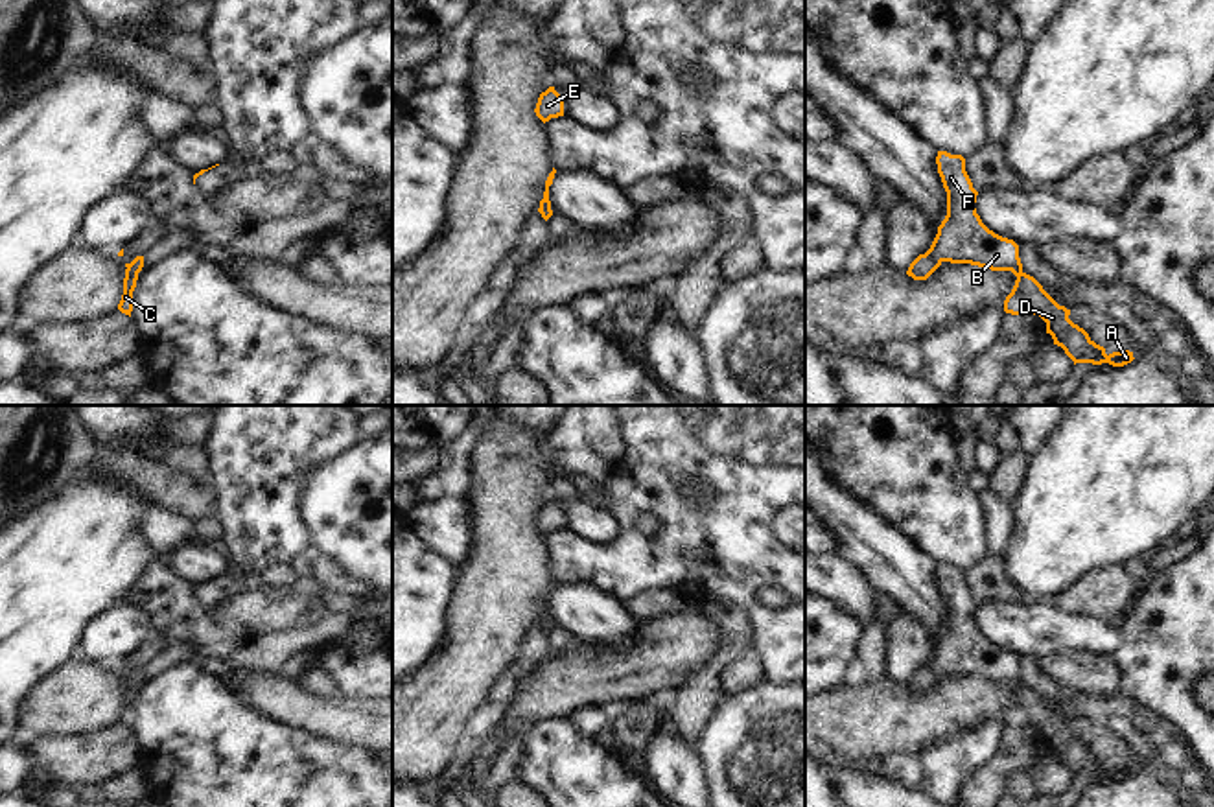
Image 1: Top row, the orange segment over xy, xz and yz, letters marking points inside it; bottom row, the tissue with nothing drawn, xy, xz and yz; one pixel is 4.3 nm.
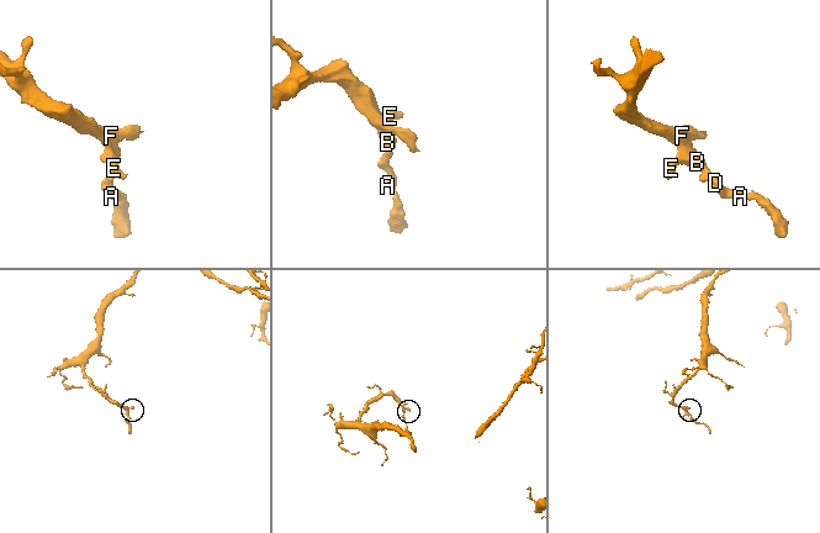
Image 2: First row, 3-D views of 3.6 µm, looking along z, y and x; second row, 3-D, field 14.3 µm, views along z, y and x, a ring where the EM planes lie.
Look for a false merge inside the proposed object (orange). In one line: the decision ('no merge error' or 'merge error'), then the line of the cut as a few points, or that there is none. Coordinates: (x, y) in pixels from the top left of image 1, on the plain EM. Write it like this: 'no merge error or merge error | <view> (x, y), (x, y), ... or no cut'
no merge error | no cut

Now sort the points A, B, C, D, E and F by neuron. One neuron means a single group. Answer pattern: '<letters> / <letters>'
A B C D E F

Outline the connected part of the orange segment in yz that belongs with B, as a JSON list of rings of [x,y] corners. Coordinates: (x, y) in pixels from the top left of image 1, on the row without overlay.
[[[938,564],[938,586],[947,604],[947,628],[925,667],[919,667],[906,687],[914,693],[927,693],[943,674],[971,676],[991,684],[1011,684],[1017,693],[1004,713],[1004,724],[1011,728],[1033,726],[1046,735],[1046,746],[1054,757],[1076,776],[1124,779],[1131,776],[1133,765],[1105,766],[1089,746],[1074,737],[1070,722],[1059,719],[1043,698],[1022,684],[1019,658],[989,643],[976,626],[978,604],[965,584],[965,571]]]

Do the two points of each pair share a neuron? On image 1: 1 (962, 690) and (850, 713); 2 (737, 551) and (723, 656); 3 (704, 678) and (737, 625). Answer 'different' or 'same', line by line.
1: same
2: different
3: same

